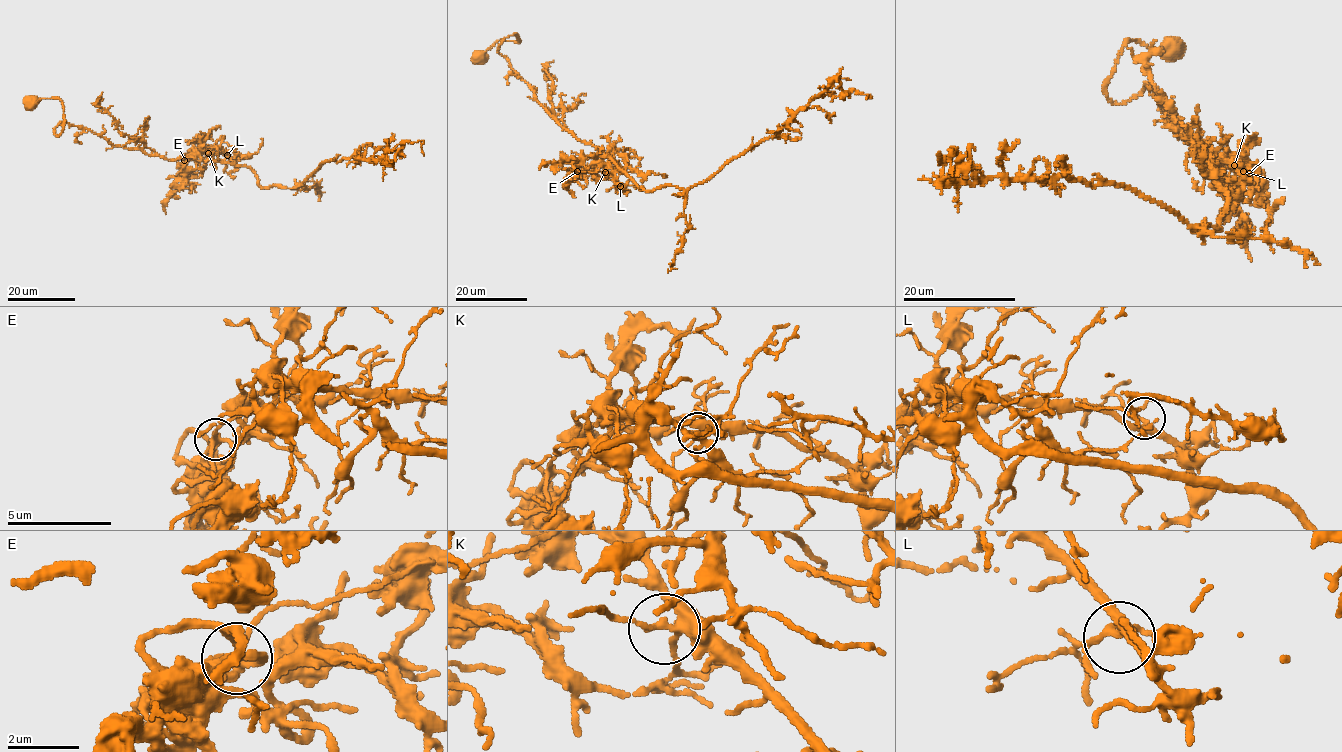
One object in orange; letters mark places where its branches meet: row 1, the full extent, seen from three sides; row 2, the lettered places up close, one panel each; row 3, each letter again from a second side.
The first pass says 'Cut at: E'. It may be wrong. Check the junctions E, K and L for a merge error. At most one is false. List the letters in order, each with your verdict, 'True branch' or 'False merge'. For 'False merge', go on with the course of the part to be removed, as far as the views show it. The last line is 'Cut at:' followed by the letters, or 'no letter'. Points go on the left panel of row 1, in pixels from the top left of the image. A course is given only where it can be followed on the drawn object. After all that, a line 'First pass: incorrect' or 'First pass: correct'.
E: False merge. Course of the part to remove: (184, 159), (186, 175), (182, 173), (170, 186), (164, 206), (165, 213)
K: True branch
L: True branch
Cut at: E
First pass: correct

